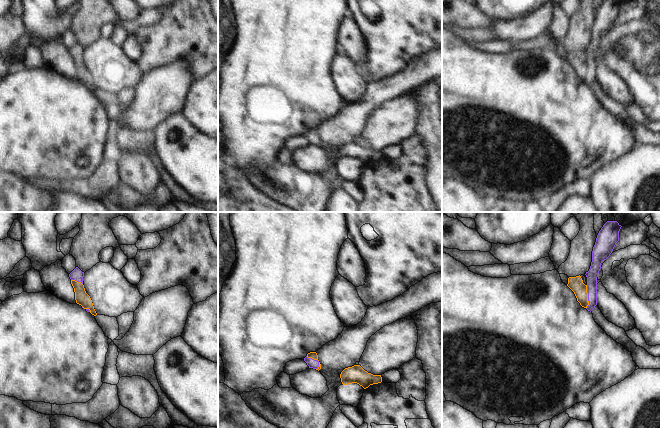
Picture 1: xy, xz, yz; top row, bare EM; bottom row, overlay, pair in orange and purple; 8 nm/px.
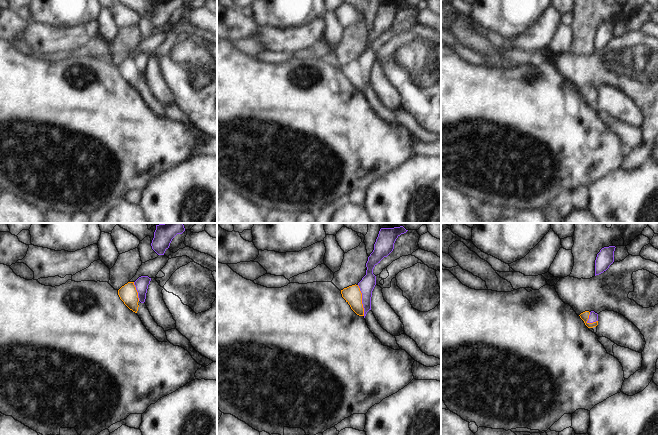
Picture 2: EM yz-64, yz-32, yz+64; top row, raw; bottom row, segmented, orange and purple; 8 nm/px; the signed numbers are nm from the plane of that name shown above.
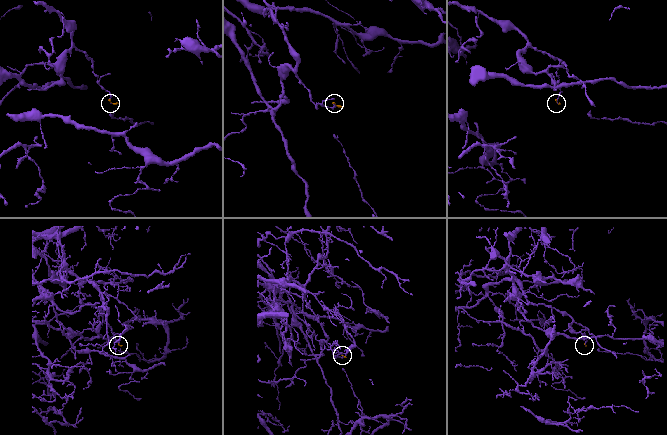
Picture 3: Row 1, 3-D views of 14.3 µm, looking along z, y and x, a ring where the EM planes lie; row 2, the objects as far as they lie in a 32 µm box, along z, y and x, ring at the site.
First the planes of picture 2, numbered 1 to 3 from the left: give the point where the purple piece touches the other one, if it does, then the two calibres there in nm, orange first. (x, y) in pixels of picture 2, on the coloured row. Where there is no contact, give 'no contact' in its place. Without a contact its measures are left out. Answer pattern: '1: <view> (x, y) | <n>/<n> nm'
1: yz-64 (136, 291) | 150/110 nm
2: yz-32 (361, 300) | 140/120 nm
3: yz+64 (588, 323) | 70/80 nm

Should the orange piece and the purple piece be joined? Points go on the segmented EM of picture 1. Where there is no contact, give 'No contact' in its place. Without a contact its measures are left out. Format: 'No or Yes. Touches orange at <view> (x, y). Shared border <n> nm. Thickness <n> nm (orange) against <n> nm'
Yes. Touches orange at yz (587, 297). Shared border 190 nm. Thickness 120 nm (orange) against 90 nm

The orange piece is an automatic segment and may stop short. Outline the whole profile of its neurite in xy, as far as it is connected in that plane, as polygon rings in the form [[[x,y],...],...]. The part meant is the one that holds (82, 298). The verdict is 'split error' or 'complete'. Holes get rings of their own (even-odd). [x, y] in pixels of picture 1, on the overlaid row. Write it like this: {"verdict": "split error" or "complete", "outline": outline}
{"verdict": "split error", "outline": [[[76,267],[70,274],[71,284],[75,292],[76,303],[81,305],[83,309],[90,312],[92,315],[96,316],[97,313],[94,309],[92,300],[90,296],[86,293],[83,285],[84,272],[82,272],[78,267]]]}

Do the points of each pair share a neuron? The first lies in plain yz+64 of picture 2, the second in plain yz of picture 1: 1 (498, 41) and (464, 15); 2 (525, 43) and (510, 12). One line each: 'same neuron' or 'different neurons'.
1: same neuron
2: different neurons

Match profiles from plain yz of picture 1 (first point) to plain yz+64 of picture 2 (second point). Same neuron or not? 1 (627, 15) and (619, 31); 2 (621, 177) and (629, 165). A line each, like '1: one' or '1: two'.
1: two
2: two

